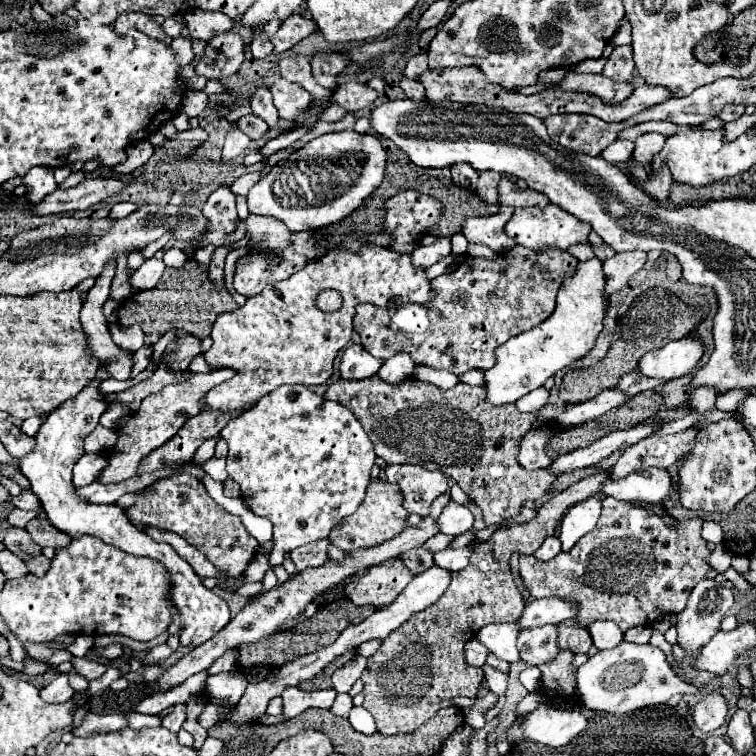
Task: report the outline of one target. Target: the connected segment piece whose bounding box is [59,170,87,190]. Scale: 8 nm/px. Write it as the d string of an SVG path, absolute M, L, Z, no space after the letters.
M79 170L79 172L71 172L61 184L59 184L59 188L73 188L73 186L77 186L79 182L83 182L87 178L87 172L83 172L83 170Z

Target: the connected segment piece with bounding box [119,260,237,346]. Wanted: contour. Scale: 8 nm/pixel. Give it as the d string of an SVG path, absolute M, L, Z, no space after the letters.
M189 260L185 268L166 267L163 278L164 286L157 286L151 290L139 290L131 298L123 300L119 306L119 322L125 326L139 324L145 332L145 344L153 346L159 336L163 336L167 330L189 330L191 334L197 334L197 338L207 338L211 334L211 326L215 318L223 312L235 310L237 304L233 304L233 298L227 290L217 290L213 282L209 280L207 272L203 274L195 260Z

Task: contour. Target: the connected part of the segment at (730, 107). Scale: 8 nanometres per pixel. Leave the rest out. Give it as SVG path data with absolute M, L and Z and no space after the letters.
M727 104L723 110L721 110L721 114L719 114L719 118L721 120L725 120L725 122L733 122L733 120L737 120L741 114L745 112L745 106L735 106L735 104Z

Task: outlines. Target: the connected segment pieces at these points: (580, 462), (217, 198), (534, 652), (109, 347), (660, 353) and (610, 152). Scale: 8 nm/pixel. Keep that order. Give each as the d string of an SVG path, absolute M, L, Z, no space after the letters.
M653 418L653 422L637 424L631 430L611 432L611 434L603 436L599 442L595 442L595 444L591 444L587 448L573 450L573 452L553 460L553 464L547 468L547 472L551 472L551 474L565 474L565 472L573 472L573 470L579 470L579 468L585 468L585 466L593 466L601 458L609 456L613 450L623 448L623 446L631 446L631 444L651 436L653 430L657 430L657 428L659 428L659 422L657 422L657 418Z
M219 186L217 190L213 190L203 206L203 214L211 220L211 234L205 236L203 246L213 244L213 246L227 246L231 242L227 242L227 234L235 230L233 220L237 218L237 208L235 208L235 194L231 192L229 186Z
M541 626L541 628L527 628L519 632L517 648L521 652L521 660L529 666L541 666L557 658L557 626Z
M109 262L109 266L105 268L105 272L95 280L95 286L87 292L87 298L85 298L85 304L83 304L83 310L81 310L81 326L83 326L85 336L87 336L87 356L95 358L101 364L101 368L111 378L115 378L115 380L127 380L131 376L131 370L133 370L133 352L131 350L121 350L111 340L107 320L105 320L105 316L101 312L103 302L109 298L109 288L111 288L113 274L115 274L115 262Z
M691 338L667 342L663 348L647 352L639 360L639 372L657 378L657 380L673 380L687 376L695 370L703 356L703 344Z
M615 140L605 150L601 150L601 158L611 164L623 164L633 154L633 142L631 140Z

